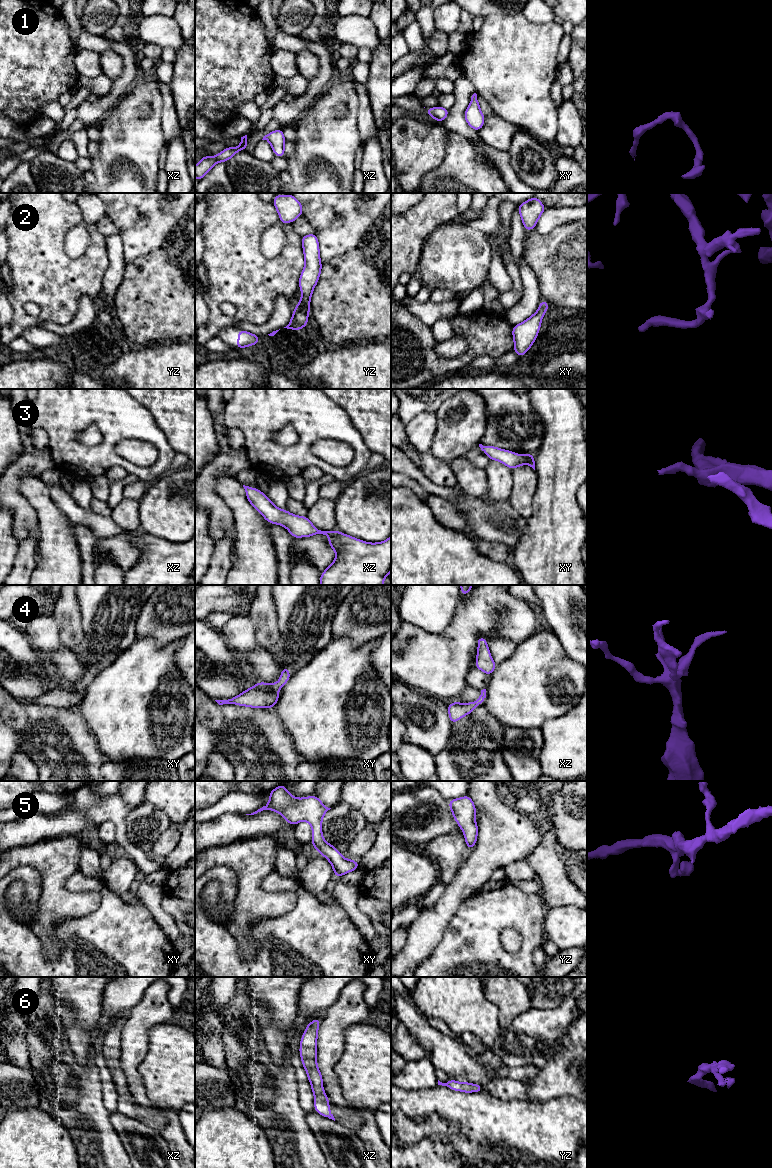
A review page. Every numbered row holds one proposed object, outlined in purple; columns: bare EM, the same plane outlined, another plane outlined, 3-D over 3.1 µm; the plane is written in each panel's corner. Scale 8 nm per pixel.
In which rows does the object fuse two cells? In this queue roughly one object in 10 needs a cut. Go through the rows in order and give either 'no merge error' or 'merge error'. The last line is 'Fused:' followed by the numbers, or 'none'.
1: no merge error
2: no merge error
3: no merge error
4: no merge error
5: no merge error
6: no merge error
Fused: none

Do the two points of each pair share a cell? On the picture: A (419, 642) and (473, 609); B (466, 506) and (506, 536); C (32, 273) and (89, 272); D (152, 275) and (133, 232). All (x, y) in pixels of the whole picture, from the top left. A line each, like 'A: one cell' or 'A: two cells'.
A: one cell
B: one cell
C: one cell
D: two cells

